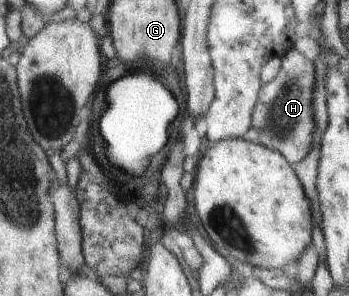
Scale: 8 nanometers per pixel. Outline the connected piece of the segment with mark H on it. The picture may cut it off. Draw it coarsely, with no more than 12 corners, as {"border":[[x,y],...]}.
{"border":[[296,48],[264,85],[254,127],[294,166],[315,147],[317,61]]}

